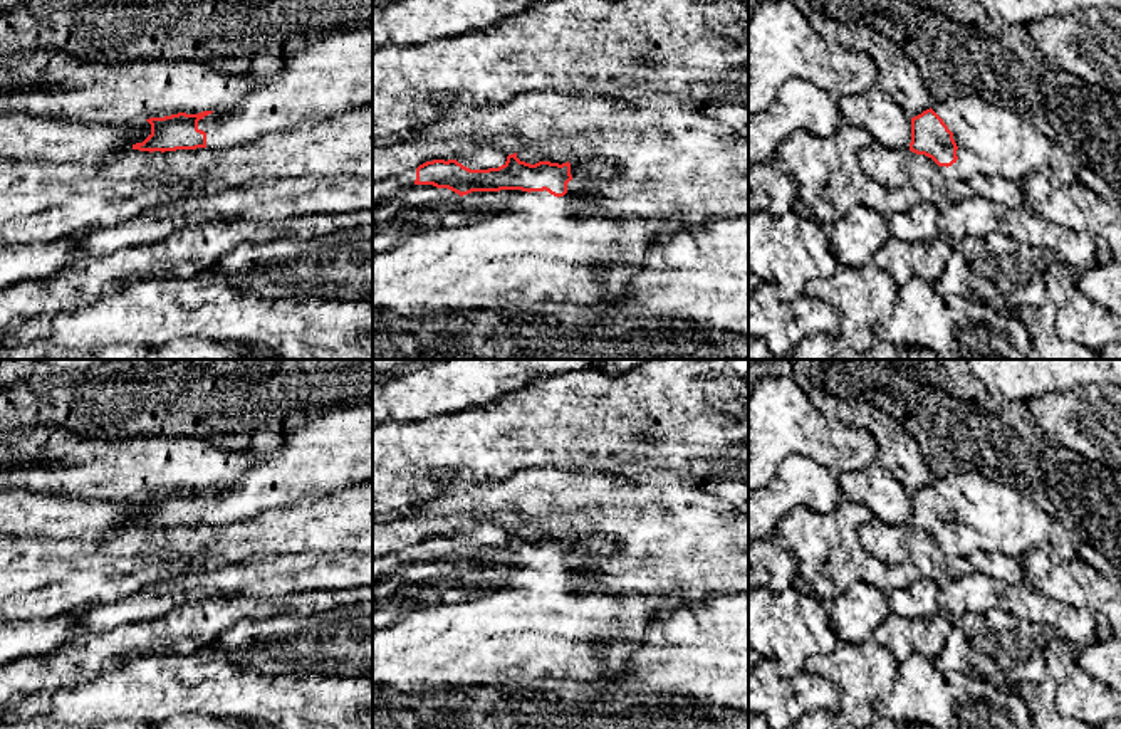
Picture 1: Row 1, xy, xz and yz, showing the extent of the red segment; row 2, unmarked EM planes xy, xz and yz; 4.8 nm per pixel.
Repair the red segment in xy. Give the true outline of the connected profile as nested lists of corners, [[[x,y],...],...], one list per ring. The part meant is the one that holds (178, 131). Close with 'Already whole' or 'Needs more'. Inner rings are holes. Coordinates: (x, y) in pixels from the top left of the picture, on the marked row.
[[[373,29],[346,30],[292,54],[277,76],[260,79],[232,109],[146,119],[151,134],[133,149],[227,149],[368,104],[373,104]]]. Needs more

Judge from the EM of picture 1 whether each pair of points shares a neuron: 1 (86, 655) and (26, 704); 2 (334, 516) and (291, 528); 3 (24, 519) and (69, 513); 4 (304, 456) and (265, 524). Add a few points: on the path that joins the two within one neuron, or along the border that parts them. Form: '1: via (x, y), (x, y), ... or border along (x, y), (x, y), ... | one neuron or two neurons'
1: border along (49, 691), (24, 692), (17, 699) | two neurons
2: via (324, 524), (301, 528) | one neuron
3: via (36, 516), (57, 516) | one neuron
4: border along (311, 496), (286, 506), (264, 509), (237, 523) | two neurons

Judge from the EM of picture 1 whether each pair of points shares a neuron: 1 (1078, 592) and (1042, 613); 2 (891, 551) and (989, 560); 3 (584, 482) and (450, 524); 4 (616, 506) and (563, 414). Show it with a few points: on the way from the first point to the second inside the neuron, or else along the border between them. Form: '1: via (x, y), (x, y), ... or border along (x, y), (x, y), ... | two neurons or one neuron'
1: border along (1026, 582), (1059, 602), (1086, 607), (1098, 613) | two neurons
2: via (915, 551), (923, 551), (935, 563), (965, 563) | one neuron
3: border along (448, 513), (475, 511), (492, 514) | two neurons
4: border along (557, 467), (604, 469), (625, 476), (635, 474) | two neurons

